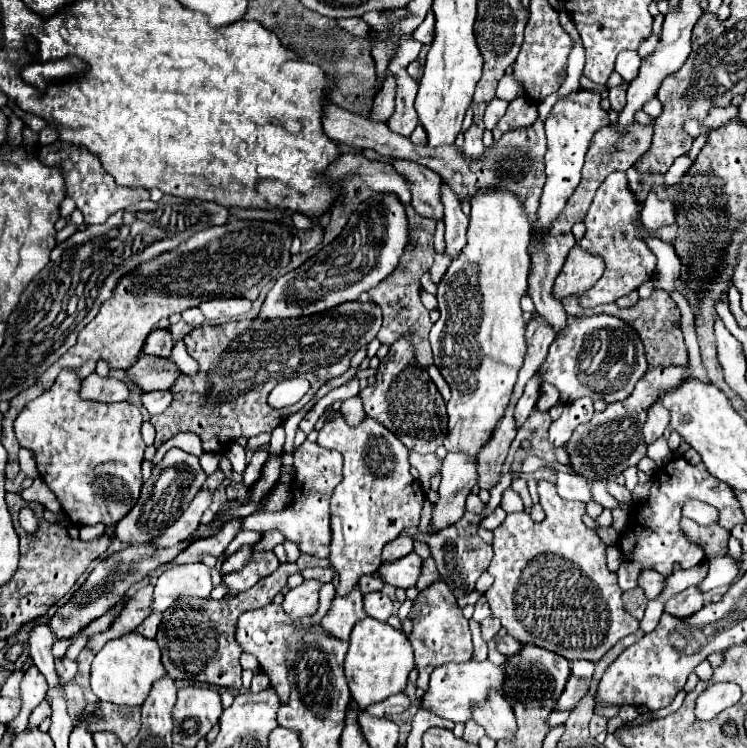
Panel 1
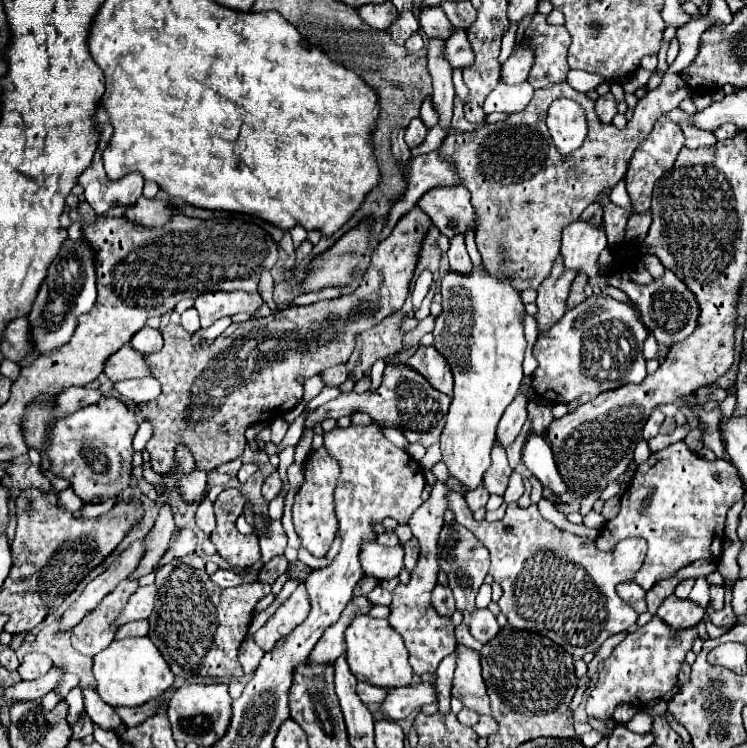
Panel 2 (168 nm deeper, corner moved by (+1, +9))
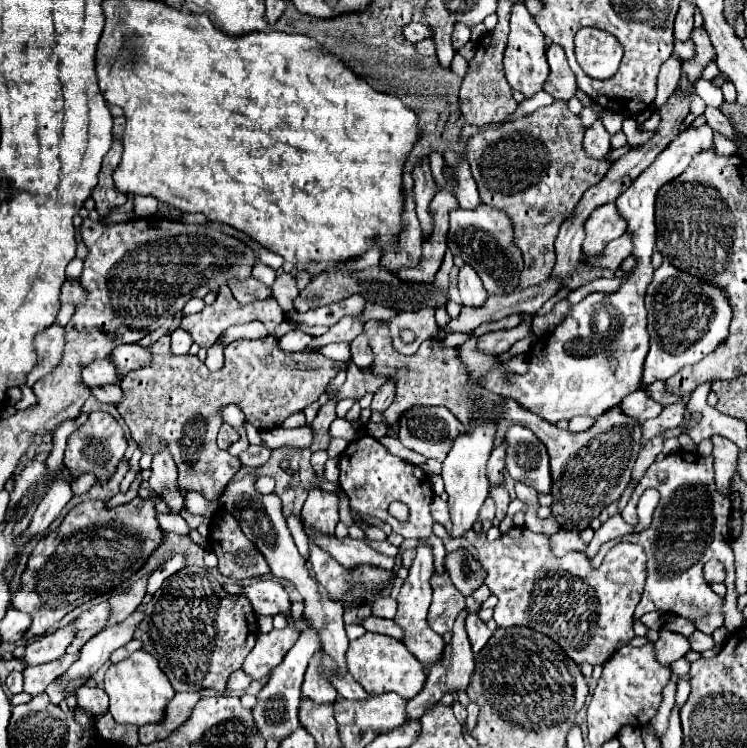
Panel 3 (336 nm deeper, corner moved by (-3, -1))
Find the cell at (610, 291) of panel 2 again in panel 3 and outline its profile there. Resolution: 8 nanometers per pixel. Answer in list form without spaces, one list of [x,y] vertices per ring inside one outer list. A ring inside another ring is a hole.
[[[606,203],[598,207],[586,221],[586,239],[584,253],[600,255],[602,249],[616,237],[626,231],[626,219],[618,213],[616,203]]]

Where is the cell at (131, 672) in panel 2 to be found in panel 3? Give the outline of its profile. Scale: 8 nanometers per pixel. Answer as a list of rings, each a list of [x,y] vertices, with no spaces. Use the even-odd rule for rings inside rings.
[[[136,651],[128,659],[112,665],[106,671],[104,679],[104,689],[110,697],[110,713],[118,723],[130,723],[136,727],[142,727],[146,723],[162,723],[166,705],[174,697],[174,689],[166,675],[160,671],[158,661],[146,653],[146,651]]]

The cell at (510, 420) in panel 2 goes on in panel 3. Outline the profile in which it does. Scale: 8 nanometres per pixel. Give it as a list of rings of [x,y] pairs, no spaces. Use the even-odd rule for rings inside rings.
[[[502,443],[498,449],[492,451],[488,463],[486,463],[486,477],[490,481],[490,487],[502,483],[504,477],[504,455],[506,455],[506,445]]]

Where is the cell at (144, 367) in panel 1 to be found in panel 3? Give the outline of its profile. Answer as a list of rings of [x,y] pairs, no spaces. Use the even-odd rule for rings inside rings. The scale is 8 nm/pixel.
[[[98,359],[98,361],[92,361],[82,371],[82,381],[88,387],[102,387],[106,383],[120,383],[122,377],[118,375],[118,371],[110,359]]]

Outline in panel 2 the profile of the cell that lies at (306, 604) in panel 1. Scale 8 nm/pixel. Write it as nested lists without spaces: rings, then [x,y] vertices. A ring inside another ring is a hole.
[[[300,583],[296,591],[266,621],[266,625],[254,633],[254,643],[260,649],[270,651],[280,637],[288,635],[294,627],[298,627],[304,621],[304,617],[308,617],[308,611],[310,611],[310,599],[306,597],[306,585]]]

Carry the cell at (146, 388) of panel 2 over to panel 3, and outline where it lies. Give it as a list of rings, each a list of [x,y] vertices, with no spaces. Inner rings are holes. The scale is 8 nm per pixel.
[[[116,383],[106,385],[106,387],[90,387],[90,393],[100,403],[120,403],[120,399],[122,399],[122,389]]]

